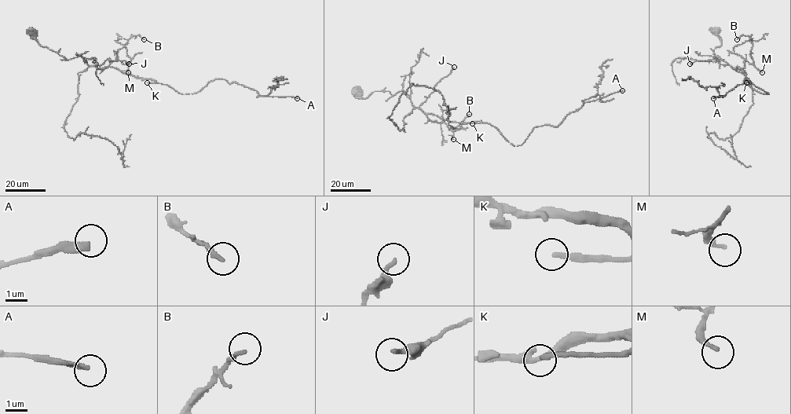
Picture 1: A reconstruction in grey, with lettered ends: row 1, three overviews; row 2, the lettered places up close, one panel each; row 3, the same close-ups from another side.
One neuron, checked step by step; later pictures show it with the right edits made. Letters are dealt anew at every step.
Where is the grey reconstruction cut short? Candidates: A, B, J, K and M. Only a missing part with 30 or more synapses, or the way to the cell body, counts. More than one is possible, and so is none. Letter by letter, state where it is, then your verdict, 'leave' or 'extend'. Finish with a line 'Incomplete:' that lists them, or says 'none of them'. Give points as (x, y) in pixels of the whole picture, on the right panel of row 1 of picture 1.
A: place (713, 98); extend
B: place (737, 39); leave
J: place (690, 64); leave
K: place (746, 82); extend
M: place (762, 72); leave
Incomplete: A, K

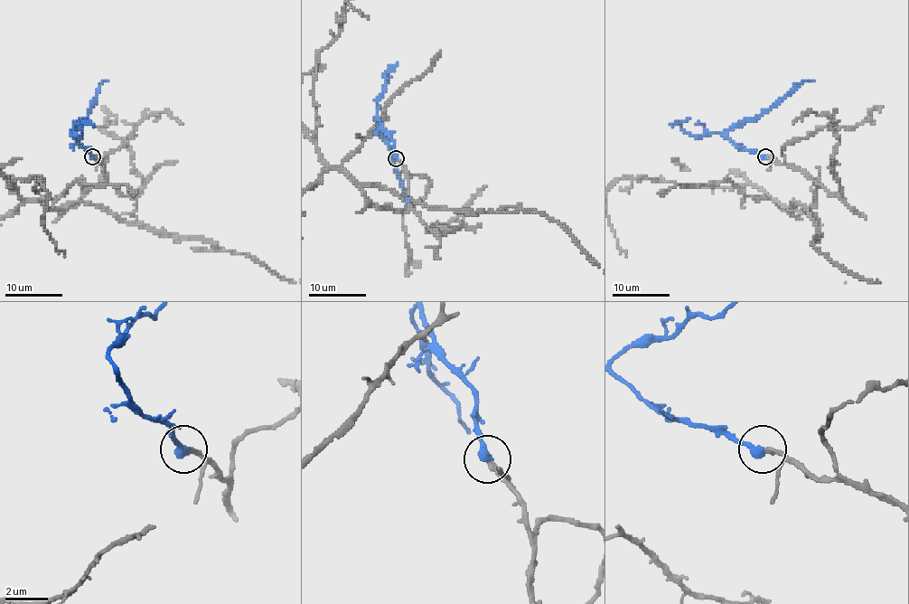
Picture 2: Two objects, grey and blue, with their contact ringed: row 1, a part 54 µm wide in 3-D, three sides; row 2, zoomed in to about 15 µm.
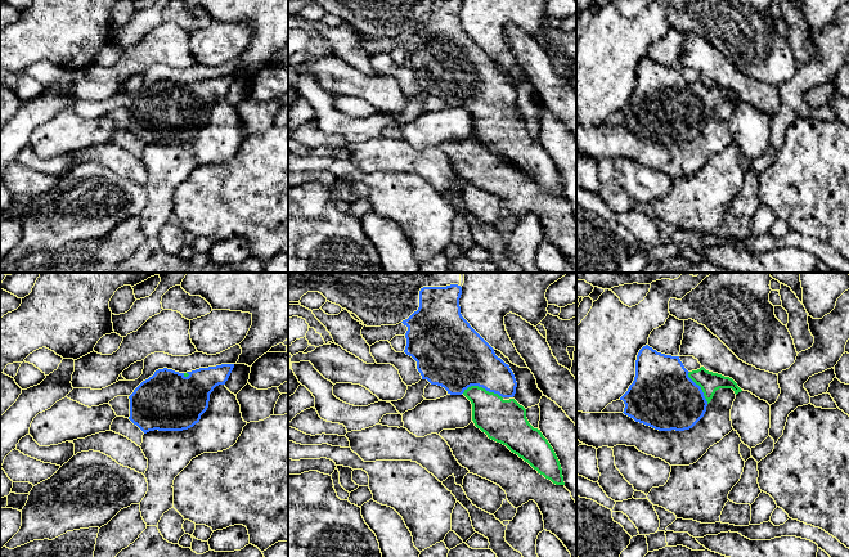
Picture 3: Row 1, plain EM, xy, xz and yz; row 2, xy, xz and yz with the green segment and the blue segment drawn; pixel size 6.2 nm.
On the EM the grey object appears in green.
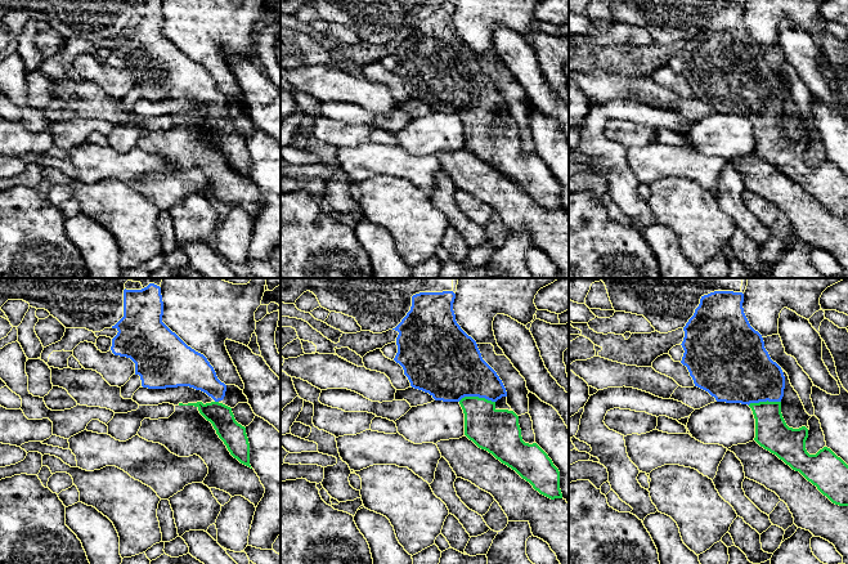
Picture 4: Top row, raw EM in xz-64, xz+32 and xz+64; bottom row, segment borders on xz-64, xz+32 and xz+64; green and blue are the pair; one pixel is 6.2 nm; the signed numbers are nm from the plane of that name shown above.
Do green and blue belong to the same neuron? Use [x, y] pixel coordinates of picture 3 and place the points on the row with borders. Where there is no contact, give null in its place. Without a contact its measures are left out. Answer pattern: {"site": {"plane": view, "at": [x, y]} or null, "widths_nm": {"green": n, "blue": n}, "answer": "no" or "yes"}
{"site": {"plane": "xz", "at": [481, 387]}, "widths_nm": {"green": 280, "blue": 400}, "answer": "yes"}

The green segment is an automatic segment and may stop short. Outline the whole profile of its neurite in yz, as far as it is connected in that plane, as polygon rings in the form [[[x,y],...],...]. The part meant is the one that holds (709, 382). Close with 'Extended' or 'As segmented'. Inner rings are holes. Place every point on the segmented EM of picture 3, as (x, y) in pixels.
[[[646,345],[637,355],[634,381],[620,400],[625,404],[623,413],[635,422],[659,431],[684,431],[704,417],[708,404],[719,388],[732,388],[736,395],[742,391],[729,377],[709,372],[704,367],[688,372],[679,356],[657,352]]]. Extended

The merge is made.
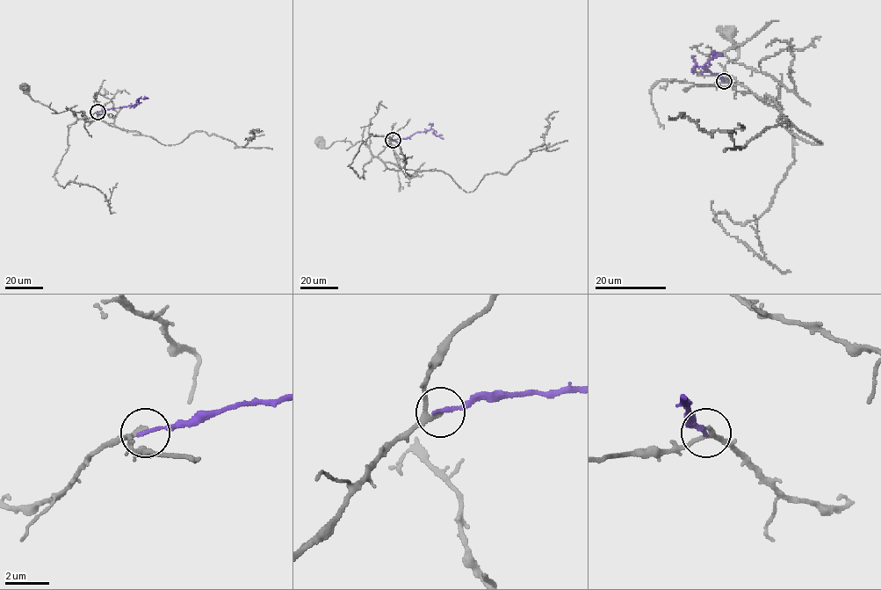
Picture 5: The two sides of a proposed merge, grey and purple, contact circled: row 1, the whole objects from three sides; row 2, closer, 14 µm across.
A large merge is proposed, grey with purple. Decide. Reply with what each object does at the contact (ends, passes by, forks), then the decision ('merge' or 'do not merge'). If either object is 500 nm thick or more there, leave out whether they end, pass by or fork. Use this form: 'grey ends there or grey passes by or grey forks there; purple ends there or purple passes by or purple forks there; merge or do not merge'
grey passes by; purple ends there; do not merge

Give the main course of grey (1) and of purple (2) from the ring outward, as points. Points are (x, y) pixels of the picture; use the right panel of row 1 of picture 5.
1: (724, 80), (754, 93), (725, 77), (732, 82), (725, 65), (738, 56), (725, 32)
2: (724, 81), (720, 75), (713, 74), (704, 67), (713, 55), (722, 54)

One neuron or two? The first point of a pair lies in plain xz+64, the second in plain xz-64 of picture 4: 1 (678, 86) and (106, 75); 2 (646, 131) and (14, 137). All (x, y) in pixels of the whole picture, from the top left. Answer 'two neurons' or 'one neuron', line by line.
1: one neuron
2: two neurons

